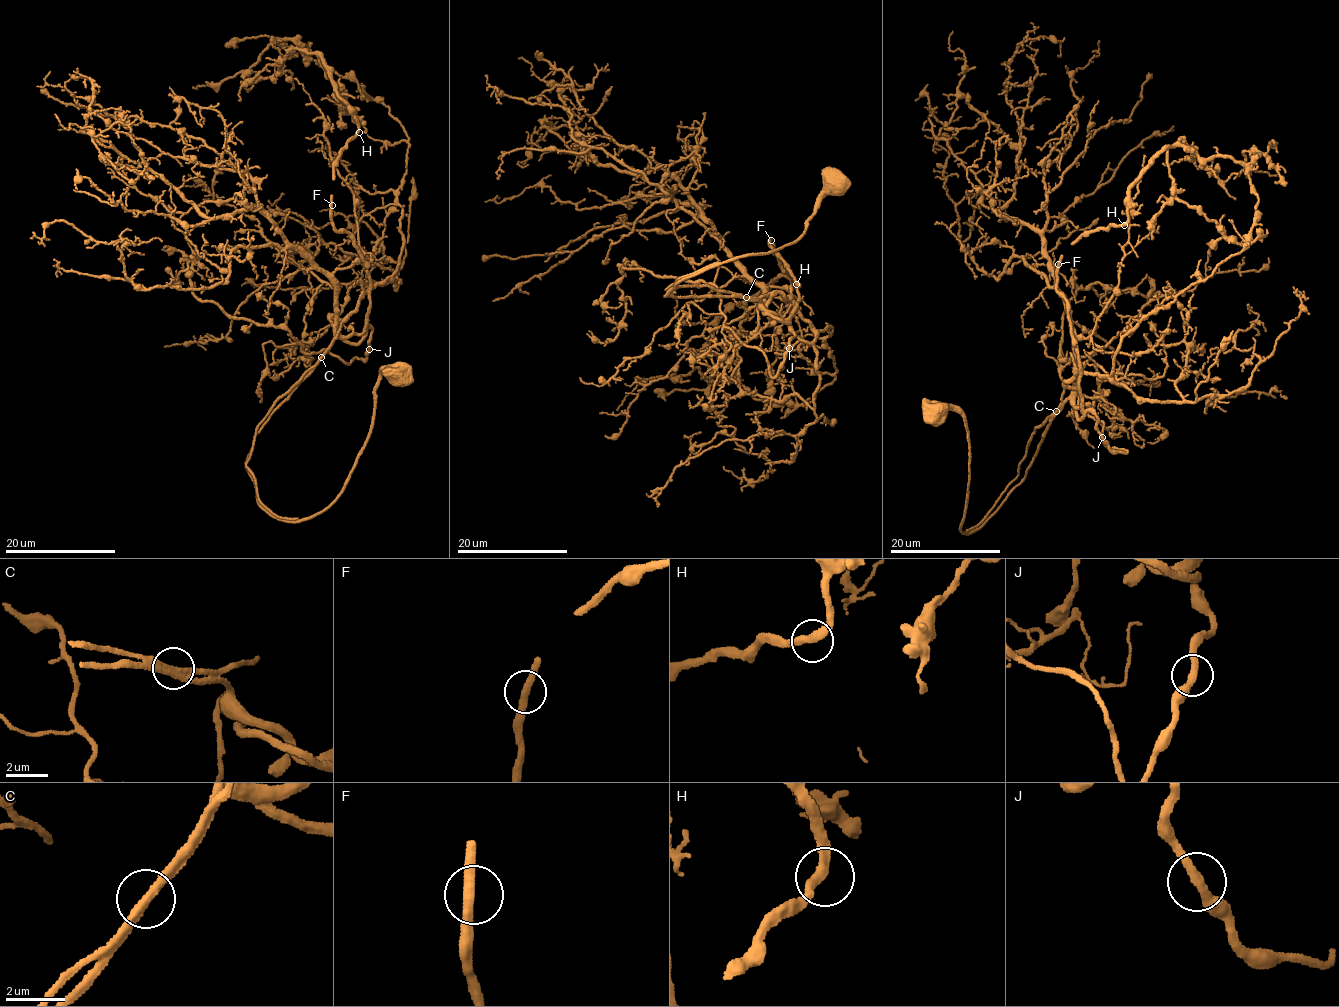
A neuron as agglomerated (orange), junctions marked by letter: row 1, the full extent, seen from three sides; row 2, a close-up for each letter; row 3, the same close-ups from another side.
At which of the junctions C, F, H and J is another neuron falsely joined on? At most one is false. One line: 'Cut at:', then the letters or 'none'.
Cut at: C

